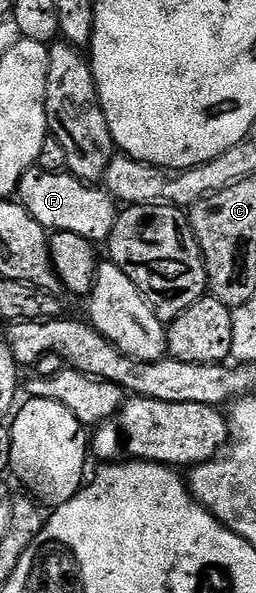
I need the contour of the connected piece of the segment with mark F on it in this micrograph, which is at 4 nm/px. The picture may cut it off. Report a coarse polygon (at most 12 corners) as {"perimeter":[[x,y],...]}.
{"perimeter":[[38,164],[17,201],[48,232],[96,244],[113,232],[106,189]]}

